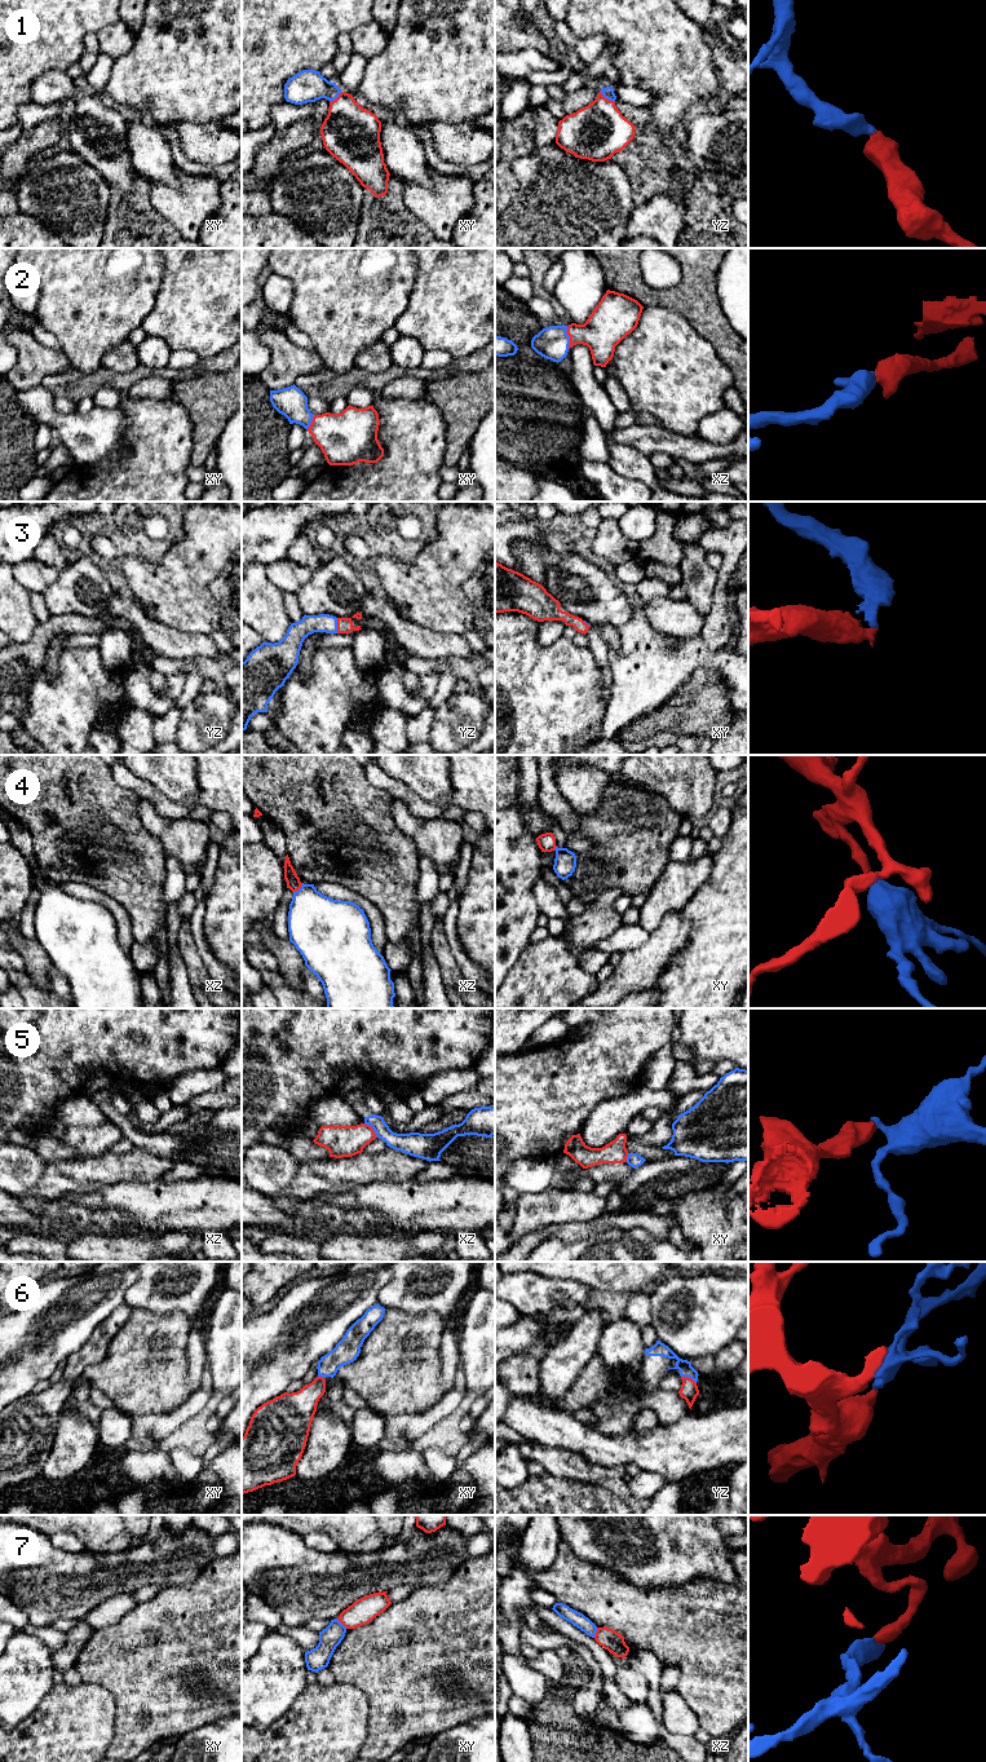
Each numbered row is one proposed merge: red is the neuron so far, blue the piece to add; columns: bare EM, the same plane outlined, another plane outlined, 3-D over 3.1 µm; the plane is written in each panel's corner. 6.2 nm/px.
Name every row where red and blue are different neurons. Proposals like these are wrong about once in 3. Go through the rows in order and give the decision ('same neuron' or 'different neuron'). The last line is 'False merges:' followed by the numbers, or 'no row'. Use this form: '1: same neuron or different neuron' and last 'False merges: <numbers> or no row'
1: same neuron
2: same neuron
3: same neuron
4: same neuron
5: different neuron
6: same neuron
7: different neuron
False merges: 5, 7

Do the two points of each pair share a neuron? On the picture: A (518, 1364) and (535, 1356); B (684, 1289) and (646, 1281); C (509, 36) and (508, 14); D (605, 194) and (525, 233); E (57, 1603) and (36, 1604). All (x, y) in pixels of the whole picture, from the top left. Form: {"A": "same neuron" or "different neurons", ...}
{"A": "same neuron", "B": "different neurons", "C": "same neuron", "D": "same neuron", "E": "same neuron"}

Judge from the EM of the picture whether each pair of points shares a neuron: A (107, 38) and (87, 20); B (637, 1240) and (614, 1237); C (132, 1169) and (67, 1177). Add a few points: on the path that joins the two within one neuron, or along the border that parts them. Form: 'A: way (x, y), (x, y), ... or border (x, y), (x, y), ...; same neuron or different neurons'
A: border (119, 20), (104, 26), (97, 32); different neurons
B: way (632, 1240), (619, 1237); same neuron
C: way (116, 1169), (83, 1175); same neuron

